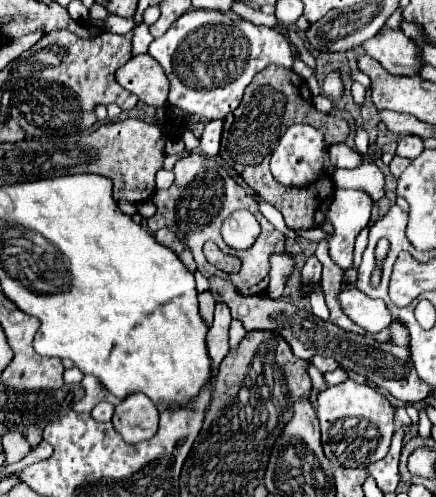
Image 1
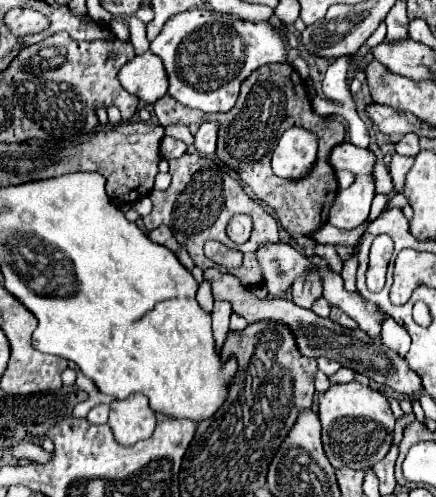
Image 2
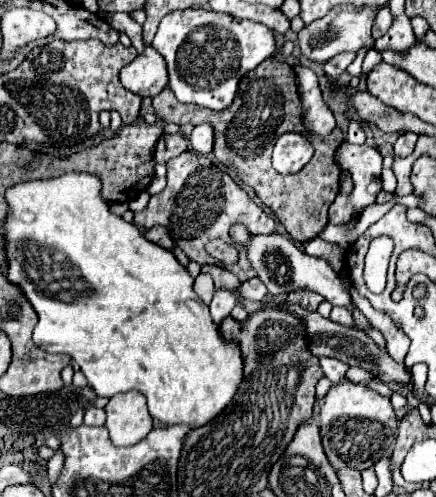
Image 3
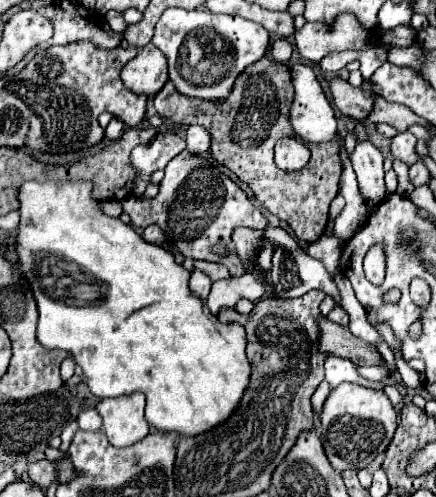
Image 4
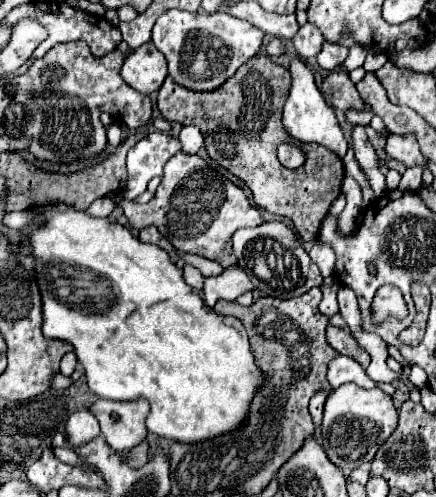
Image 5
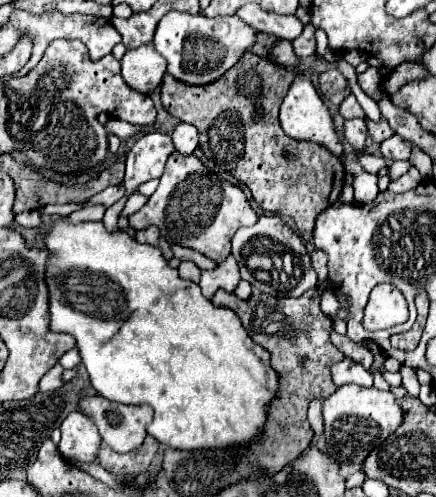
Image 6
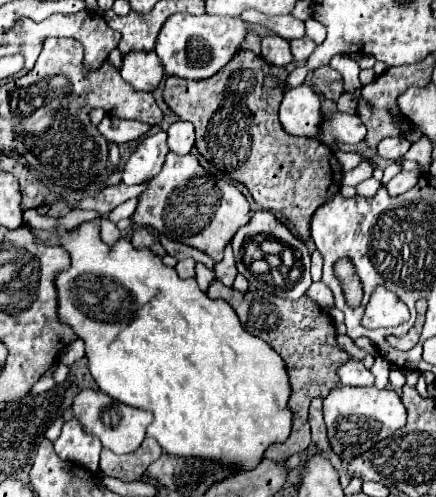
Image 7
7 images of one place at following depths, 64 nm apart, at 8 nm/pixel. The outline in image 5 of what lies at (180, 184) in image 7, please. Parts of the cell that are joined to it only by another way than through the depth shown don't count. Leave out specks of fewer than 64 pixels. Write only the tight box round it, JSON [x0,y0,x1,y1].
[122,152,262,268]

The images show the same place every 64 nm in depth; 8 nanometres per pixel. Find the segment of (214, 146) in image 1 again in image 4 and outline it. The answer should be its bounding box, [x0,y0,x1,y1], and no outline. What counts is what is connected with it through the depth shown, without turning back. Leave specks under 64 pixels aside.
[186,126,210,154]

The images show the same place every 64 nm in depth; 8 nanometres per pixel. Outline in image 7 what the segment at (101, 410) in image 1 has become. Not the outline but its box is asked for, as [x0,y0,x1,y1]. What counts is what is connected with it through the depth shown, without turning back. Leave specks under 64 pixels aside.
[54,418,102,472]

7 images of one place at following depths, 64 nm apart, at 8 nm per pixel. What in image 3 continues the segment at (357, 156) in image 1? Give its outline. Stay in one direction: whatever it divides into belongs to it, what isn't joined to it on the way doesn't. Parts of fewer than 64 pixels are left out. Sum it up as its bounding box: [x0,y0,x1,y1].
[330,141,382,224]

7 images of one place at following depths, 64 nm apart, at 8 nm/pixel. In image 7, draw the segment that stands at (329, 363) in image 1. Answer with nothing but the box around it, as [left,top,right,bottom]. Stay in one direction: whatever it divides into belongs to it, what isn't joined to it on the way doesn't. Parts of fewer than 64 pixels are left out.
[338,358,374,386]

